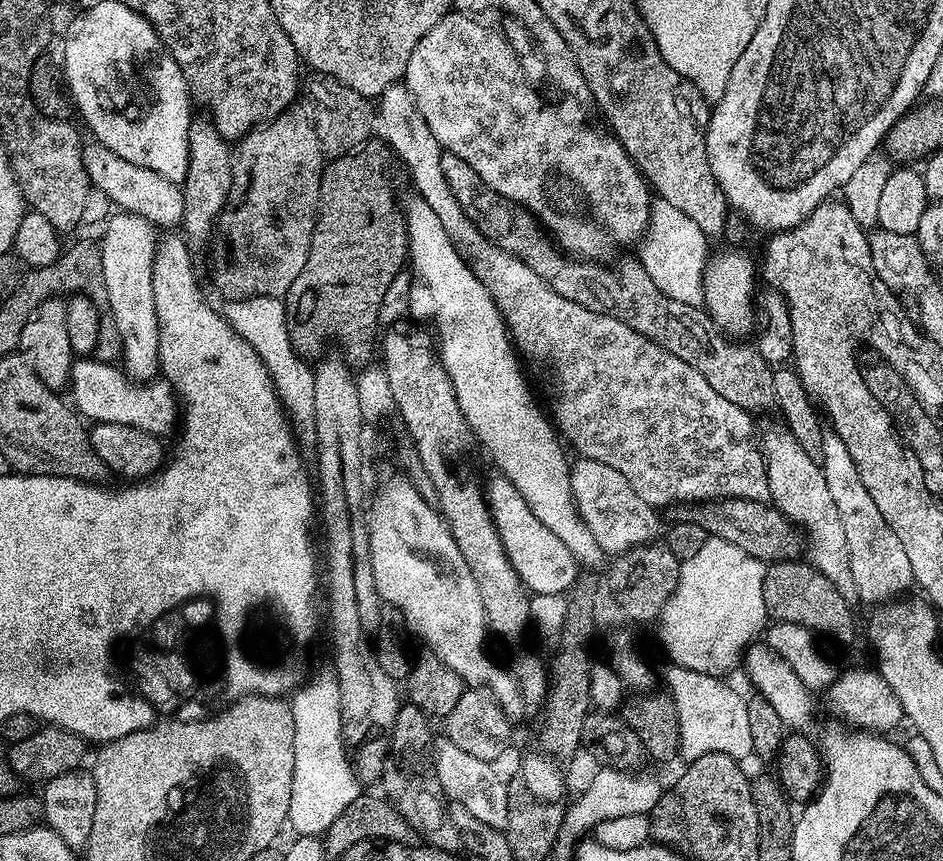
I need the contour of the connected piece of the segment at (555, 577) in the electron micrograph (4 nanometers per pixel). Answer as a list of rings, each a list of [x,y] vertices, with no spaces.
[[[499,474],[493,476],[492,485],[486,488],[492,521],[496,524],[502,546],[525,588],[535,595],[567,593],[574,579],[572,555],[564,550],[559,538],[554,538],[554,534],[550,534],[550,530],[546,530],[546,526],[534,518],[530,506],[526,506],[522,494],[514,490],[511,482]]]

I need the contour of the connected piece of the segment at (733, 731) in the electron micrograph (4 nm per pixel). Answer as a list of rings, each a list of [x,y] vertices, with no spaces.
[[[669,663],[668,684],[672,700],[676,704],[678,726],[680,727],[680,747],[685,761],[702,758],[704,754],[717,752],[743,758],[752,752],[748,701],[740,697],[721,677],[698,674],[698,670],[684,668],[681,664]]]

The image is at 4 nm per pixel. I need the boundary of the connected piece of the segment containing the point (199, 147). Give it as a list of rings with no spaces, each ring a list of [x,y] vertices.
[[[193,119],[188,131],[188,165],[182,178],[184,190],[182,232],[193,249],[202,247],[204,243],[205,247],[213,239],[220,215],[224,212],[228,201],[232,181],[233,149],[229,141],[218,134],[211,119],[203,119]]]

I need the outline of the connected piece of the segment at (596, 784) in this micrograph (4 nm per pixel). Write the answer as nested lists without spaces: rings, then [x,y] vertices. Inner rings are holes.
[[[600,766],[592,776],[592,781],[584,788],[584,793],[576,801],[567,805],[564,813],[563,839],[576,842],[585,834],[591,833],[597,824],[606,822],[610,818],[622,818],[630,814],[648,816],[658,806],[662,795],[662,787],[645,770],[625,770],[609,766]]]

